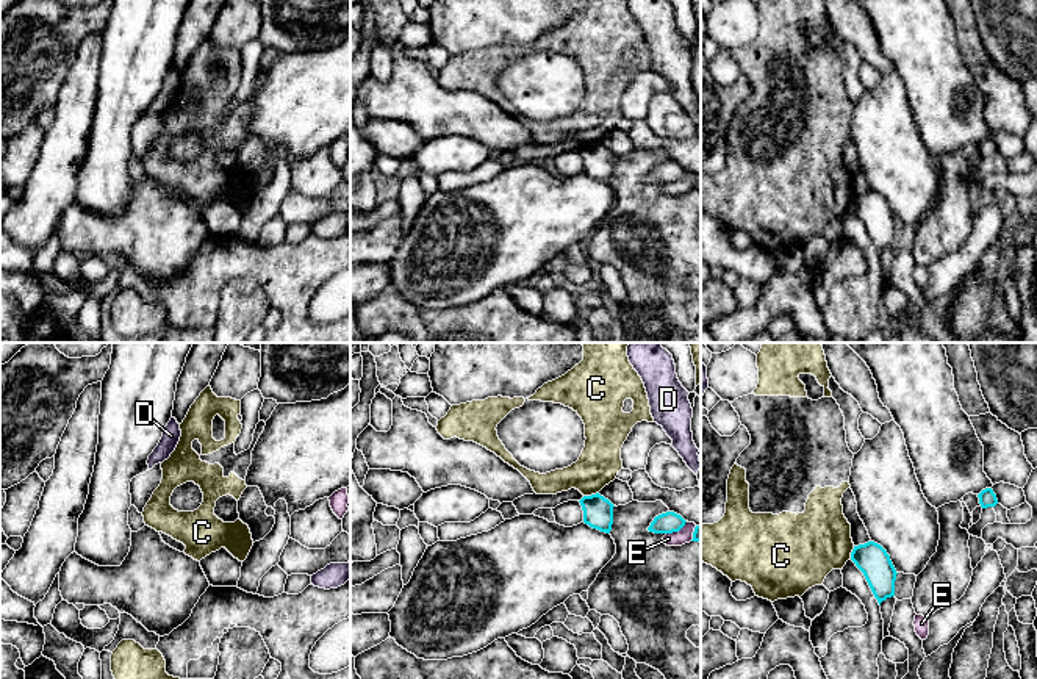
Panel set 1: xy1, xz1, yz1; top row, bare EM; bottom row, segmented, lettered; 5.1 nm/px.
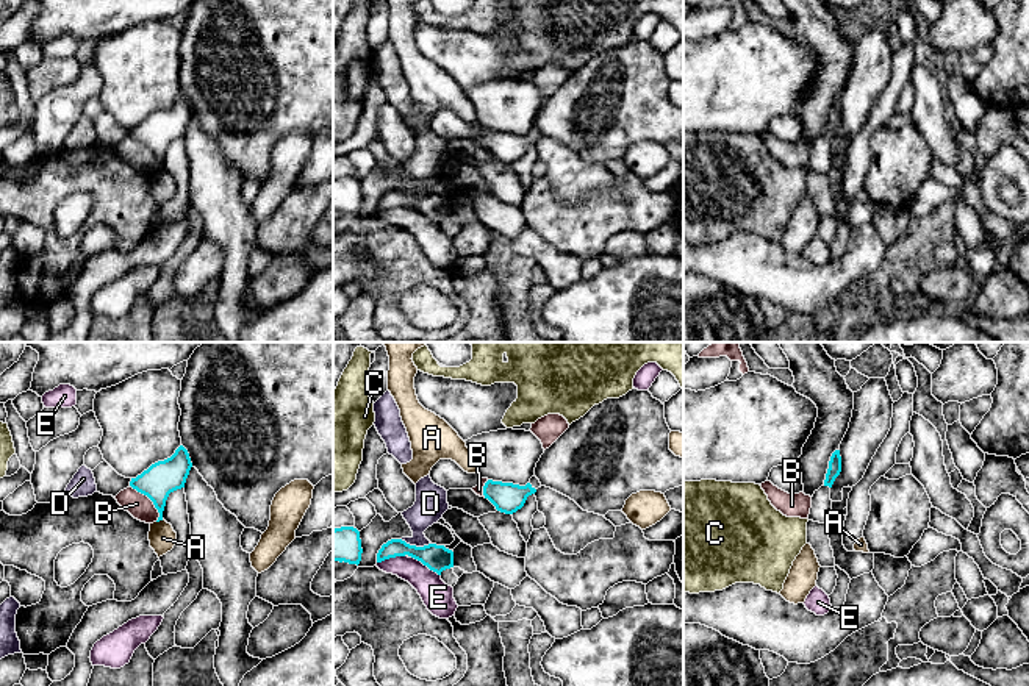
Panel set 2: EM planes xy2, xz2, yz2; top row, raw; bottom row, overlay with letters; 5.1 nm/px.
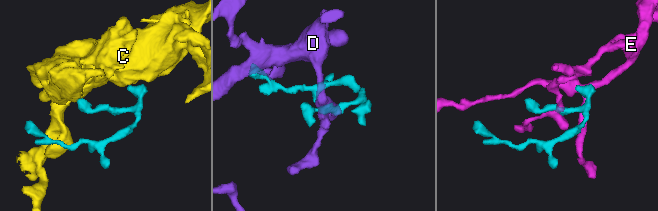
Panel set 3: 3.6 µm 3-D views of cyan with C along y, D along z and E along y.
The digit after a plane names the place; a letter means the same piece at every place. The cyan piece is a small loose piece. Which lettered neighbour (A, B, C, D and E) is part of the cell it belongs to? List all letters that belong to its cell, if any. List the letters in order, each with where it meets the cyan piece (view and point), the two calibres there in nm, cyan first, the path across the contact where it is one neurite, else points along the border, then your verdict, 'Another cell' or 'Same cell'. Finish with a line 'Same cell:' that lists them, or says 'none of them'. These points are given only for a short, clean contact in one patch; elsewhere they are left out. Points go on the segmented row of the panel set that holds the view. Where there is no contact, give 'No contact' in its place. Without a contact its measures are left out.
A: Touches cyan at xy2 (160, 519). Thickness 170 nm (cyan) against 140 nm. Boundary: xy2 (163, 519), (157, 522). Another cell
B: Touches cyan at xy2 (152, 500). Thickness 170 nm (cyan) against 120 nm. Boundary: xy2 (132, 486), (152, 502), (158, 513), (157, 521). Another cell
C: Touches cyan at xz1 (592, 495). Thickness 160 nm (cyan) against 220 nm. Boundary: xz1 (598, 492), (584, 496). Another cell
D: Touches cyan at xz2 (415, 546). Thickness 140 nm (cyan) against 160 nm. Another cell
E: Touches cyan at xz2 (426, 564). Thickness 140 nm (cyan) against 160 nm. Boundary: xz2 (412, 557), (440, 575). Another cell
Same cell: none of them

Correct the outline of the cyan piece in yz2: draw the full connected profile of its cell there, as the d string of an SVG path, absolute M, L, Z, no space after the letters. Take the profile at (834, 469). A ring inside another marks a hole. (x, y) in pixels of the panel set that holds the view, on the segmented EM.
M835 450L829 461L829 469L826 473L824 484L815 491L812 497L812 508L808 514L808 520L827 523L832 514L832 500L830 500L830 488L835 478L841 472L841 456L840 450Z

